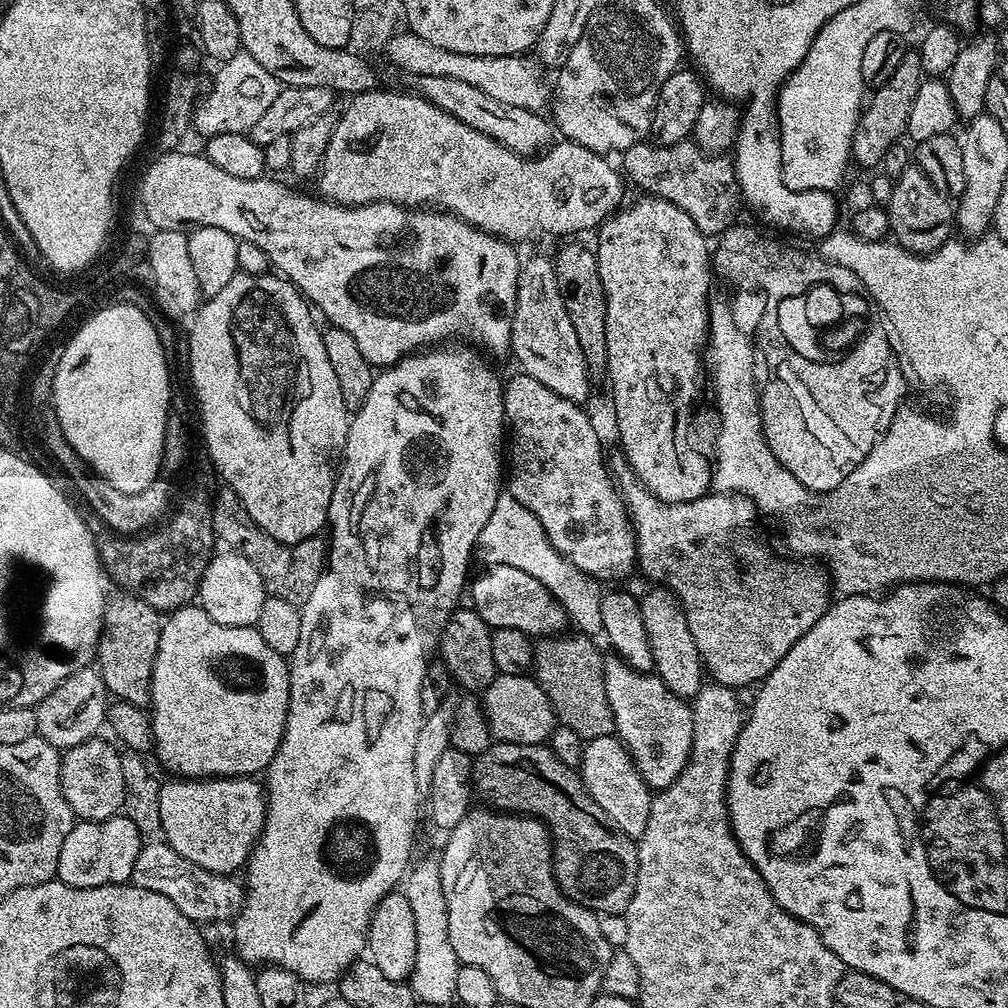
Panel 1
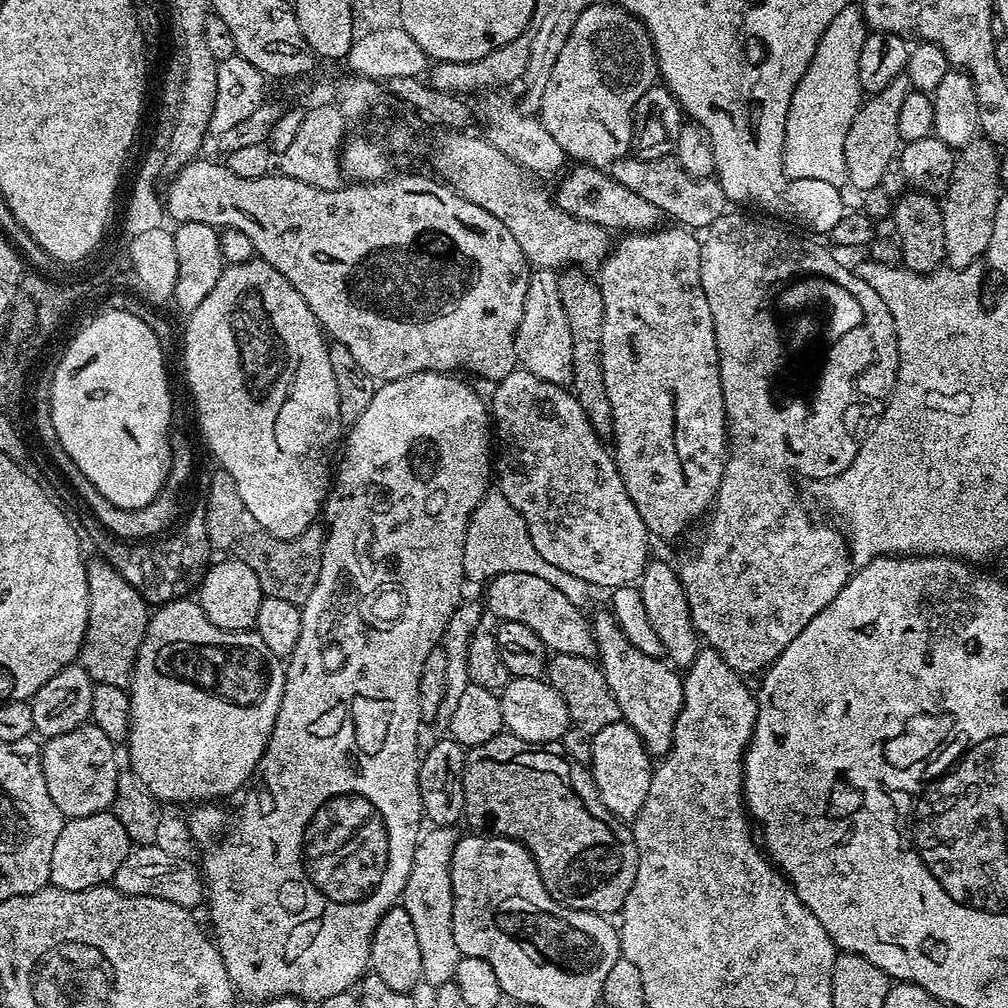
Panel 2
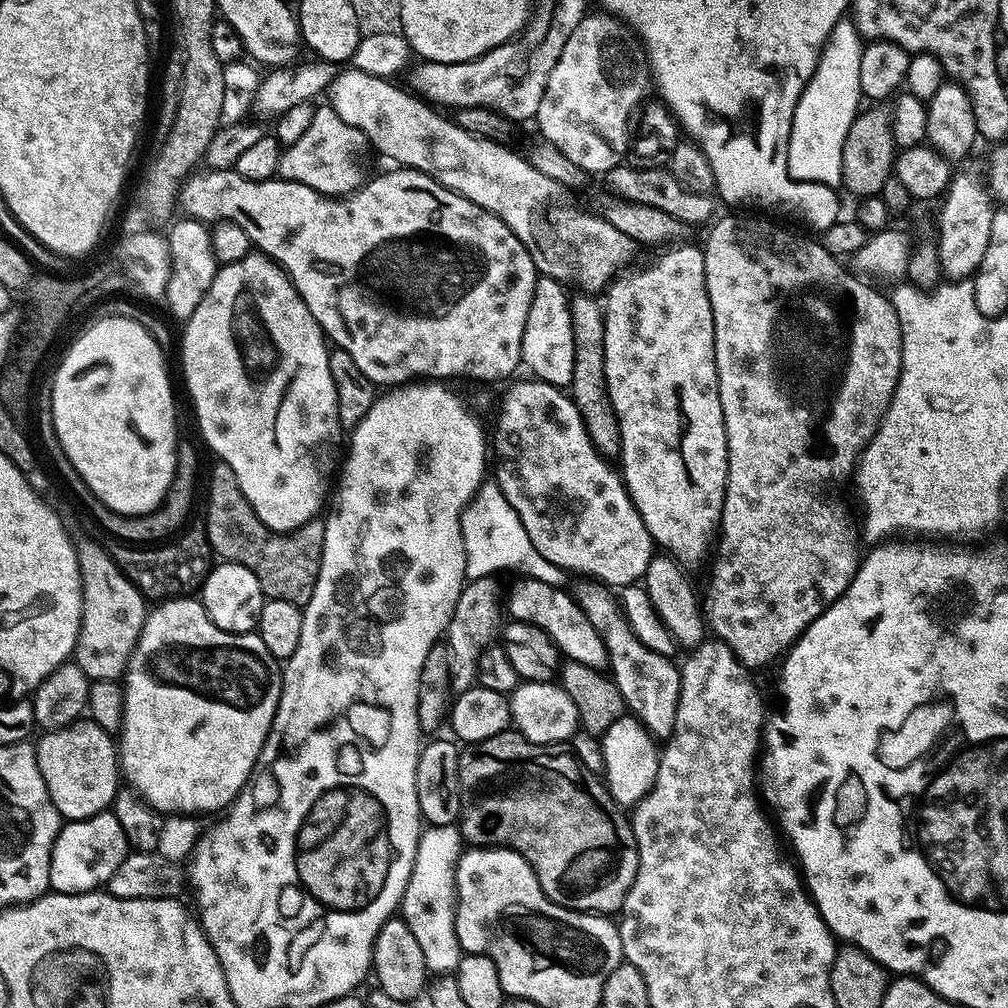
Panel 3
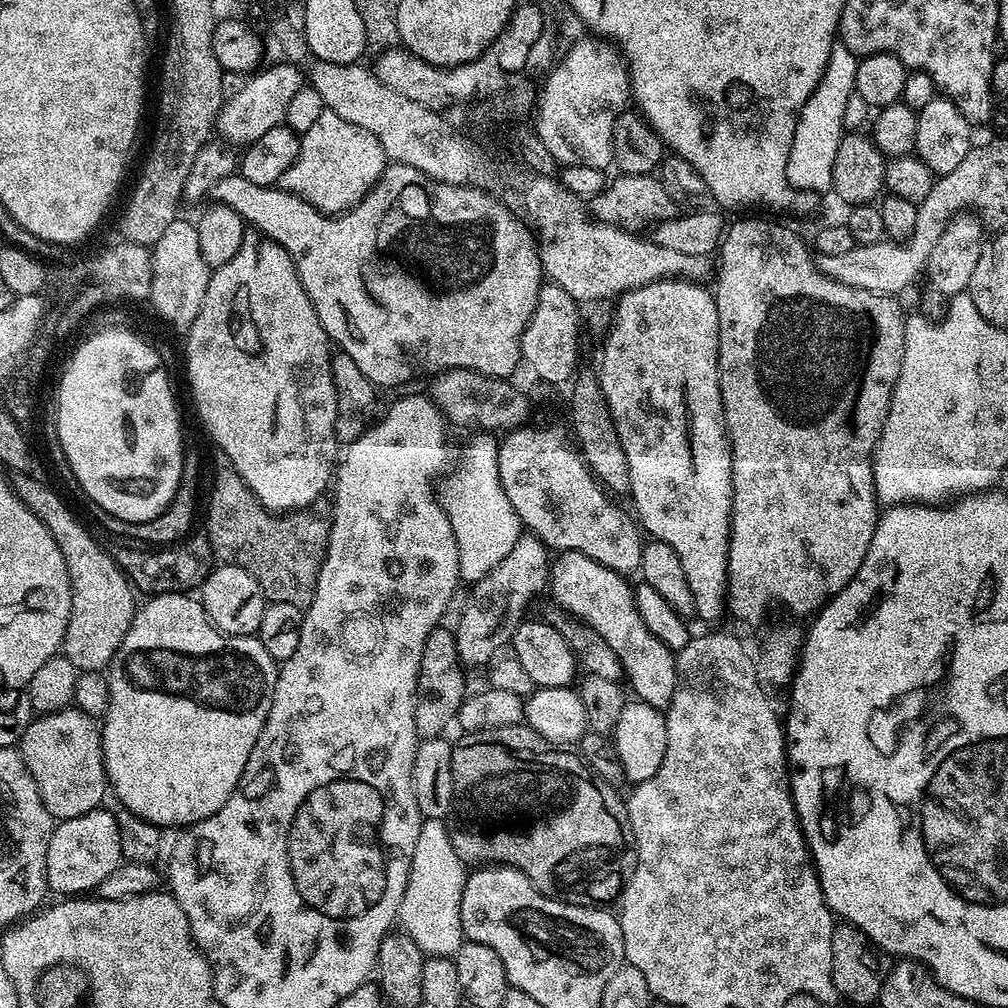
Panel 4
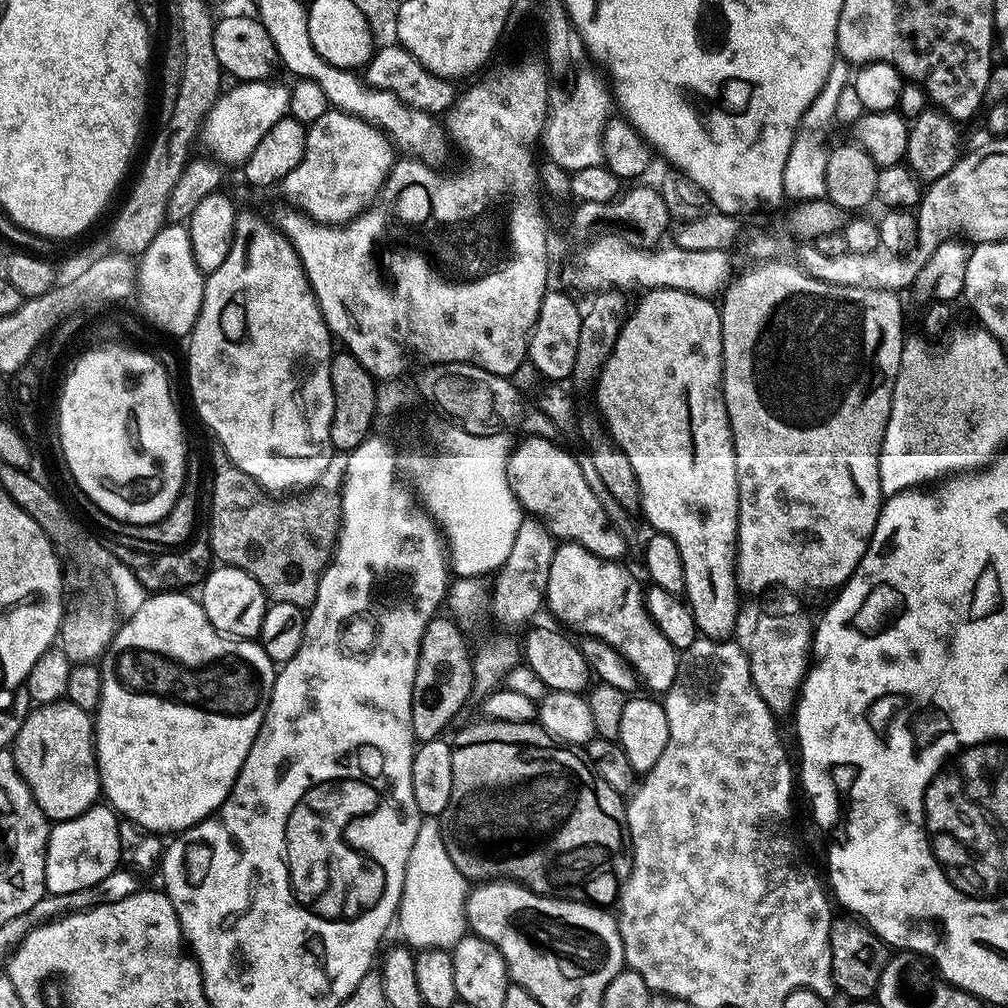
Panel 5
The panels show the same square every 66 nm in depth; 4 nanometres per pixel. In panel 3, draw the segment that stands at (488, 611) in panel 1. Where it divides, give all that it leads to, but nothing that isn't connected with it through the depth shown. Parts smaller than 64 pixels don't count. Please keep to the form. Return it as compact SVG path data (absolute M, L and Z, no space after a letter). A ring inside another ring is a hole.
M520 578L520 581L513 586L509 598L507 595L507 615L509 612L509 617L512 620L538 626L538 630L545 632L571 663L601 670L607 669L608 651L598 634L598 630L594 630L590 618L586 618L586 614L580 609L575 595L571 591L563 592L564 590L563 587L550 582Z

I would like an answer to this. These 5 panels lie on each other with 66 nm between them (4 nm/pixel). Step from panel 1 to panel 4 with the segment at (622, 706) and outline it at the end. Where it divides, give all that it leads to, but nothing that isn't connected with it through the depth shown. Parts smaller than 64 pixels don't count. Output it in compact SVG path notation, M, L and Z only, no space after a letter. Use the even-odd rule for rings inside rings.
M561 551L550 564L550 593L564 607L561 609L606 638L610 650L618 654L627 687L636 691L633 692L635 699L664 710L674 694L676 658L673 649L646 630L646 622L642 622L638 614L633 585L624 580L627 579L621 573L578 552Z

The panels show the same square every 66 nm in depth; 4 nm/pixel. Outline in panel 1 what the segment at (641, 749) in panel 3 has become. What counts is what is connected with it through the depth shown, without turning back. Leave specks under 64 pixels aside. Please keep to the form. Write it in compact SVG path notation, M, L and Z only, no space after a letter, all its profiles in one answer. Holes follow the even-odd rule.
M615 734L587 741L578 771L590 798L594 798L594 802L598 802L598 806L602 806L606 814L610 814L614 826L618 826L618 830L630 837L639 838L646 830L646 822L650 822L653 793L640 777L624 741Z

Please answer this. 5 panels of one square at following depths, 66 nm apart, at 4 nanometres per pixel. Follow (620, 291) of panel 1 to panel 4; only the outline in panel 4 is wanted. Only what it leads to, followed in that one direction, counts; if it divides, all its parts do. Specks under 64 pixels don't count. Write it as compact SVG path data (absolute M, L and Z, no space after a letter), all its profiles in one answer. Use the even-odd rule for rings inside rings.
M673 278L656 280L652 284L643 284L633 292L623 293L614 304L614 315L606 333L608 341L604 344L604 357L600 360L598 375L602 394L614 418L614 426L618 430L618 438L622 438L622 450L626 450L626 462L630 466L632 483L630 499L636 503L636 512L640 515L639 523L645 533L649 532L647 535L651 539L674 546L674 554L682 558L682 570L686 570L686 582L690 586L690 594L694 594L695 615L701 616L704 620L716 620L720 615L725 615L728 603L728 535L732 525L732 449L728 443L728 429L724 427L724 407L720 393L716 298L704 287L705 285L700 282Z

